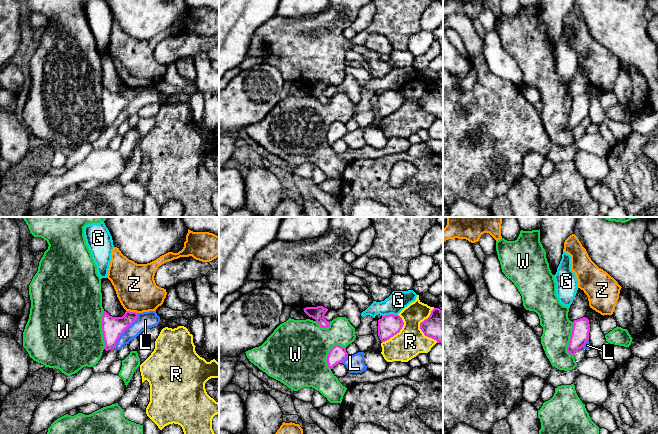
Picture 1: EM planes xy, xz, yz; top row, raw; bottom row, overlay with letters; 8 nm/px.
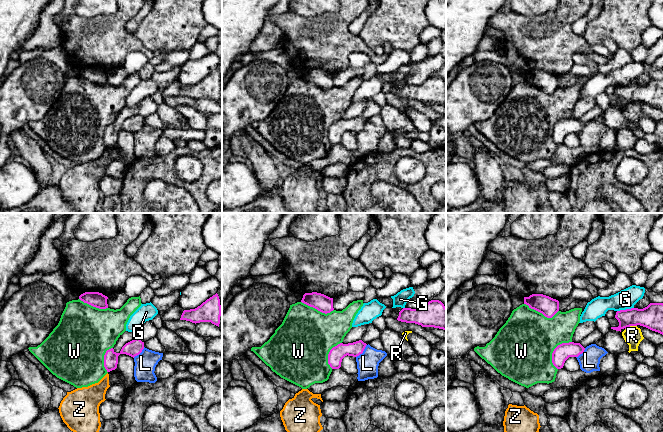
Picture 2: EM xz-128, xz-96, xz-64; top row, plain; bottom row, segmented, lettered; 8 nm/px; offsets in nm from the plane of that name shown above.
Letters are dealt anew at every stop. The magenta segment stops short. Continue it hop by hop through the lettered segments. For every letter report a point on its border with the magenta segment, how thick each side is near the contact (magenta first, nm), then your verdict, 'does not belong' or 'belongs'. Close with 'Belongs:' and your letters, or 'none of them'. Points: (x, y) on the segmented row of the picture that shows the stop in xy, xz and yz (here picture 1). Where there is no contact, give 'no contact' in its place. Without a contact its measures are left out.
G: meets magenta in xz at (390, 314); 180 nm thick on the magenta side, 160 nm on the other; does not belong
L: meets magenta in xy at (125, 329); 180 nm thick on the magenta side, 140 nm on the other; does not belong
R: meets magenta in xz at (420, 327); 260 nm thick on the magenta side, 240 nm on the other; does not belong
W: meets magenta in xy at (102, 329); 180 nm thick on the magenta side, 480 nm on the other; belongs
Z: meets magenta in xy at (132, 312); 180 nm thick on the magenta side, 320 nm on the other; does not belong
Belongs: W

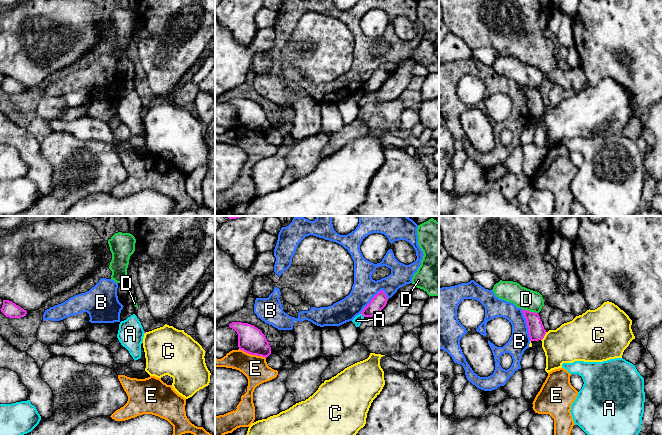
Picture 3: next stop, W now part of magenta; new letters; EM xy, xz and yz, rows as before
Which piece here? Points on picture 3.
A: meets magenta in xz at (362, 314); 120 nm thick on the magenta side, 70 nm on the other; does not belong
B: meets magenta in xz at (372, 299); 120 nm thick on the magenta side, 190 nm on the other; does not belong
C: meets magenta in yz at (544, 335); 130 nm thick on the magenta side, 320 nm on the other; does not belong
D: meets magenta in yz at (529, 311); 130 nm thick on the magenta side, 170 nm on the other; does not belong
E: meets magenta in xz at (252, 354); 220 nm thick on the magenta side, 200 nm on the other; does not belong
Belongs: none of them

